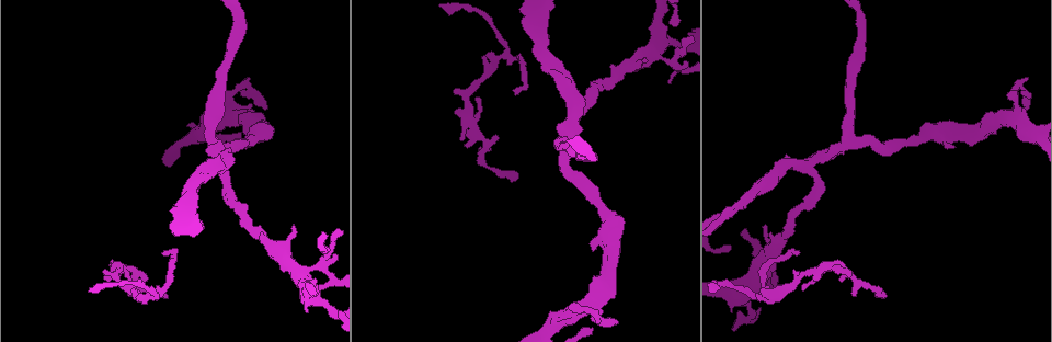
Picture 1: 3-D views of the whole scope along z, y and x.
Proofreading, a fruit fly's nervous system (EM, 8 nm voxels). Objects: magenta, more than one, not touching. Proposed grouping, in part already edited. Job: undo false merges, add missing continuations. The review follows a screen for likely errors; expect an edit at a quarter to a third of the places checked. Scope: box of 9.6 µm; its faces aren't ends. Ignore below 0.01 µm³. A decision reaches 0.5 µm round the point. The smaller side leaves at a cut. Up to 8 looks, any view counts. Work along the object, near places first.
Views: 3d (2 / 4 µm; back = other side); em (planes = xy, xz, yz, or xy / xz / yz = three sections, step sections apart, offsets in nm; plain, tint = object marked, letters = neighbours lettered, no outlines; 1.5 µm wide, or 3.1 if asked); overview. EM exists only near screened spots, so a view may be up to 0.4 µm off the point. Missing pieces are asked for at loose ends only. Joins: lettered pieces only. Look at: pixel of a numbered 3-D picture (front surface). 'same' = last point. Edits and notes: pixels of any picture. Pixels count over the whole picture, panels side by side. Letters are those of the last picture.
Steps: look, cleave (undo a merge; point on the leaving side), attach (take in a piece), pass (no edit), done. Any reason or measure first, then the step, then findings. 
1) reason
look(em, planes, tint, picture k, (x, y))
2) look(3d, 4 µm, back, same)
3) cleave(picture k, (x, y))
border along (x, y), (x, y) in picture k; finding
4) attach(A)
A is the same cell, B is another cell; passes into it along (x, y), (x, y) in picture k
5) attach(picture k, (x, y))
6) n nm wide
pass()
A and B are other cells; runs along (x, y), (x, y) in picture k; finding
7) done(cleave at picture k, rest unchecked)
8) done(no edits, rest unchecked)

thick end
look(3d, 4 µm, picture 1, (308, 310))

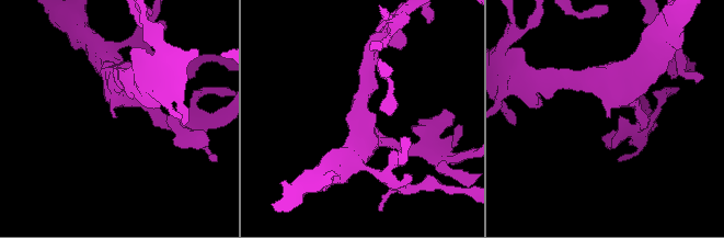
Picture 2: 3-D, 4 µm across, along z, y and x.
now the EM
look(em, planes, letters, picture 2, (114, 115))

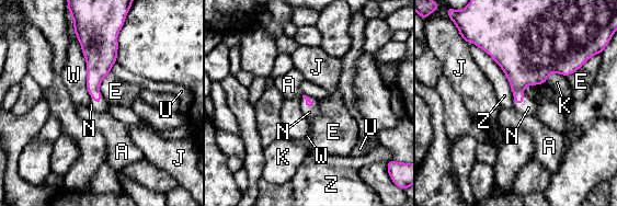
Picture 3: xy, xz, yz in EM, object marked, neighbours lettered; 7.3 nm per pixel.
attach(N)
N is the same cell, A, E, J, K, U, W and Z are other cells; passes into it along (96, 69), (96, 103), (103, 107) in picture 3; the neuron continues

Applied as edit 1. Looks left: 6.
look(overview)

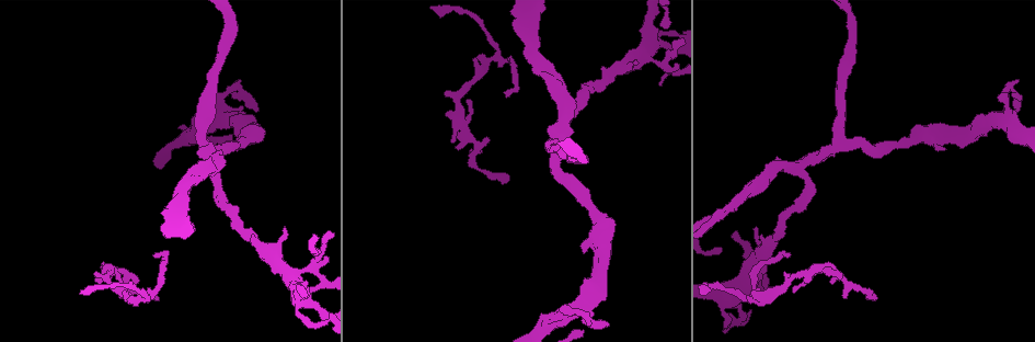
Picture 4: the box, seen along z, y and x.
free end
look(em, planes, letters, picture 4, (795, 292))

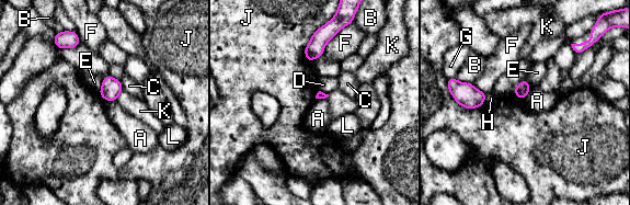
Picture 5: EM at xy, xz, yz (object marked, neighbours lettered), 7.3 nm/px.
J touches over 280 nm
pass()
A, B, C, D, E, F, G, H, J, K and L are other cells; border along (104, 99), (116, 101) in picture 5; no lettered piece goes on from it

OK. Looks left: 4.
an open end
look(em, planes, tint, picture 4, (583, 252))

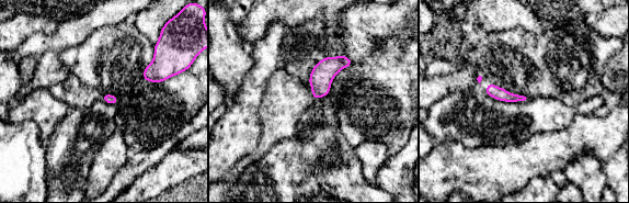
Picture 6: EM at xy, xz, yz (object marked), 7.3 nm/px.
see the neighbours
look(em, planes, letters, same)

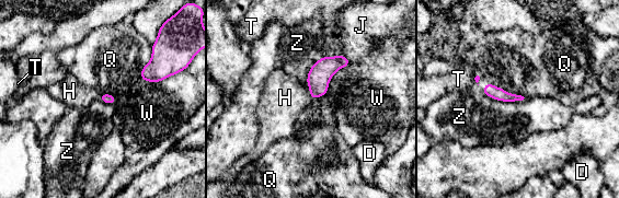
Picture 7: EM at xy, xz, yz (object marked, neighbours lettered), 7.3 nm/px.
attach(H)
H is the same cell, D, J, Q, T, W and Z are other cells; passes into it along (321, 72), (309, 90), (285, 97) in picture 7; the neuron continues

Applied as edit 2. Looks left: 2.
done(attach at picture 3, attach at picture 7, rest unchecked)

